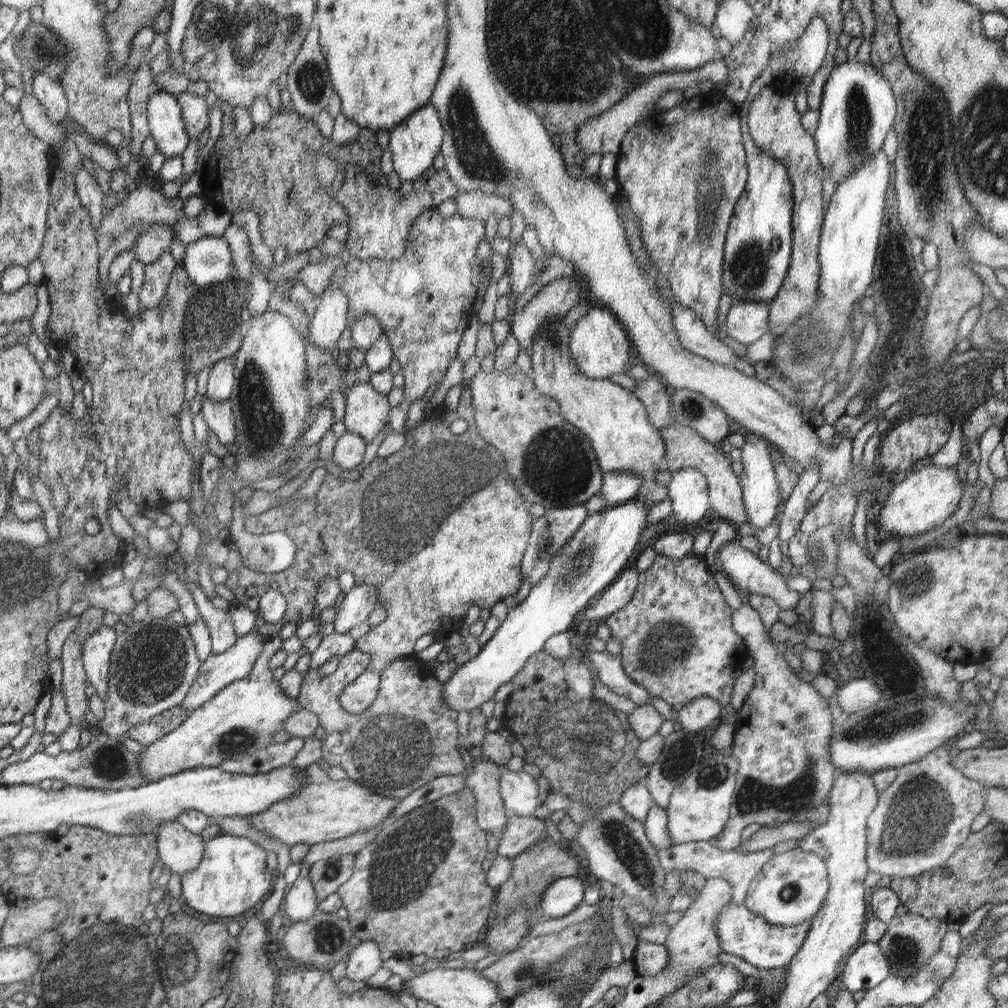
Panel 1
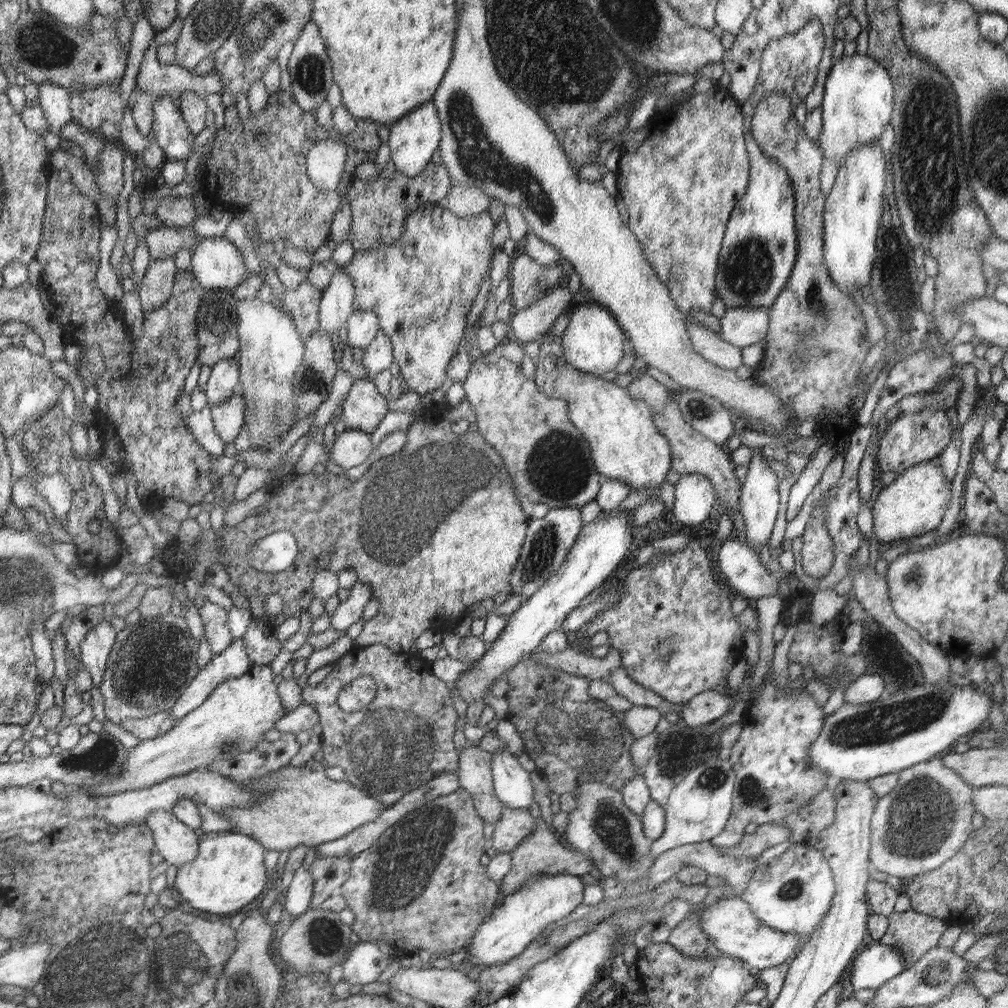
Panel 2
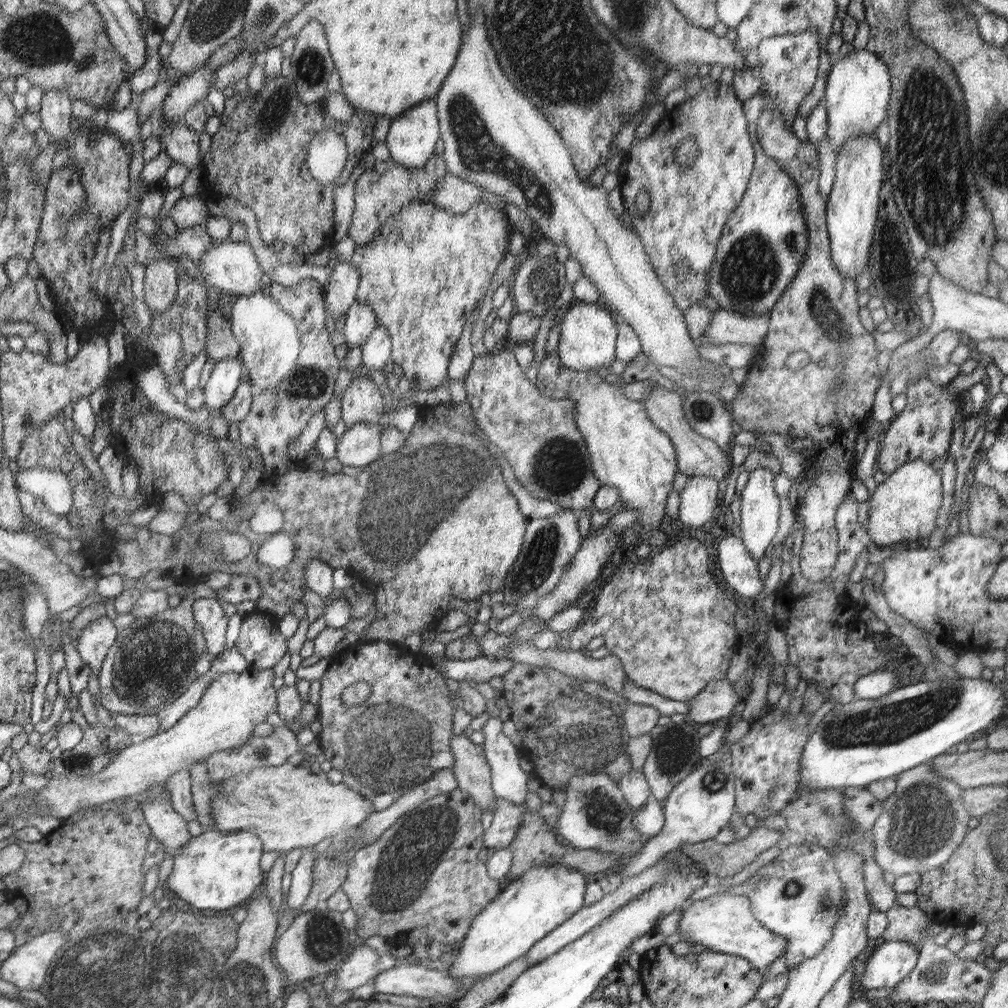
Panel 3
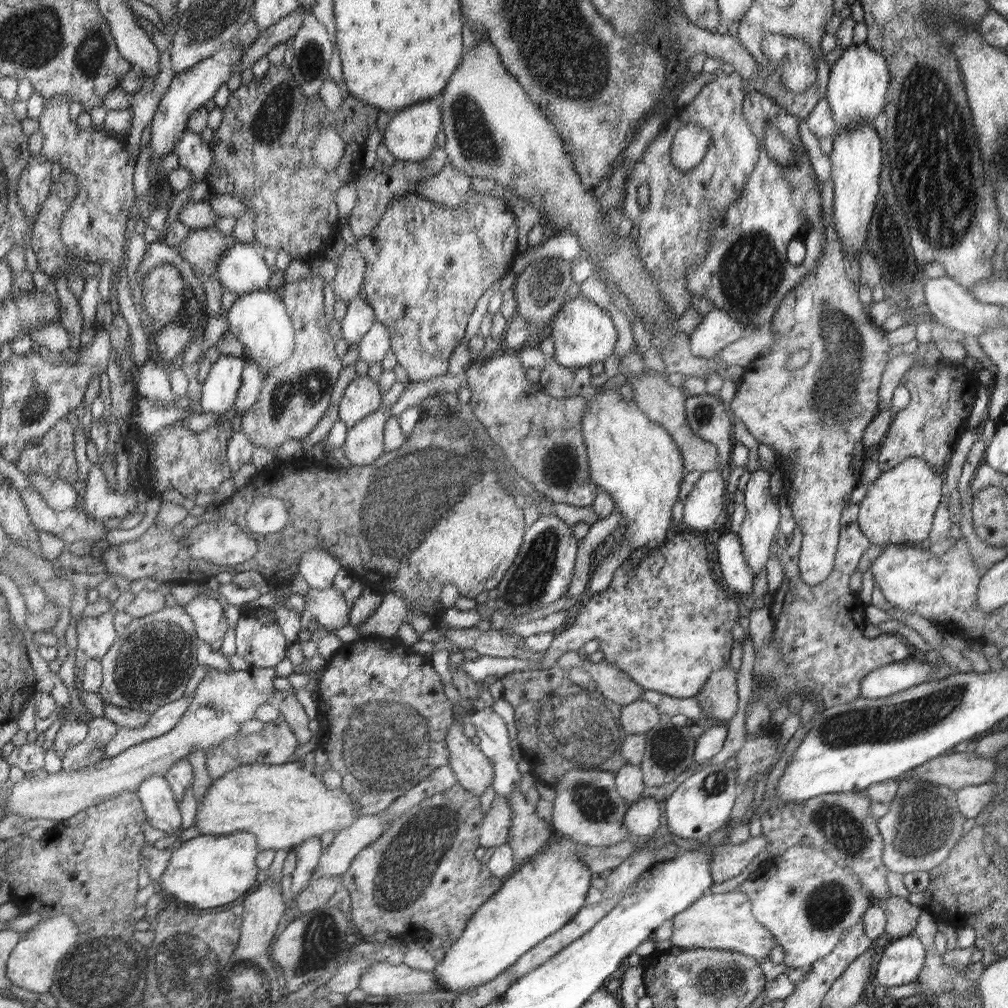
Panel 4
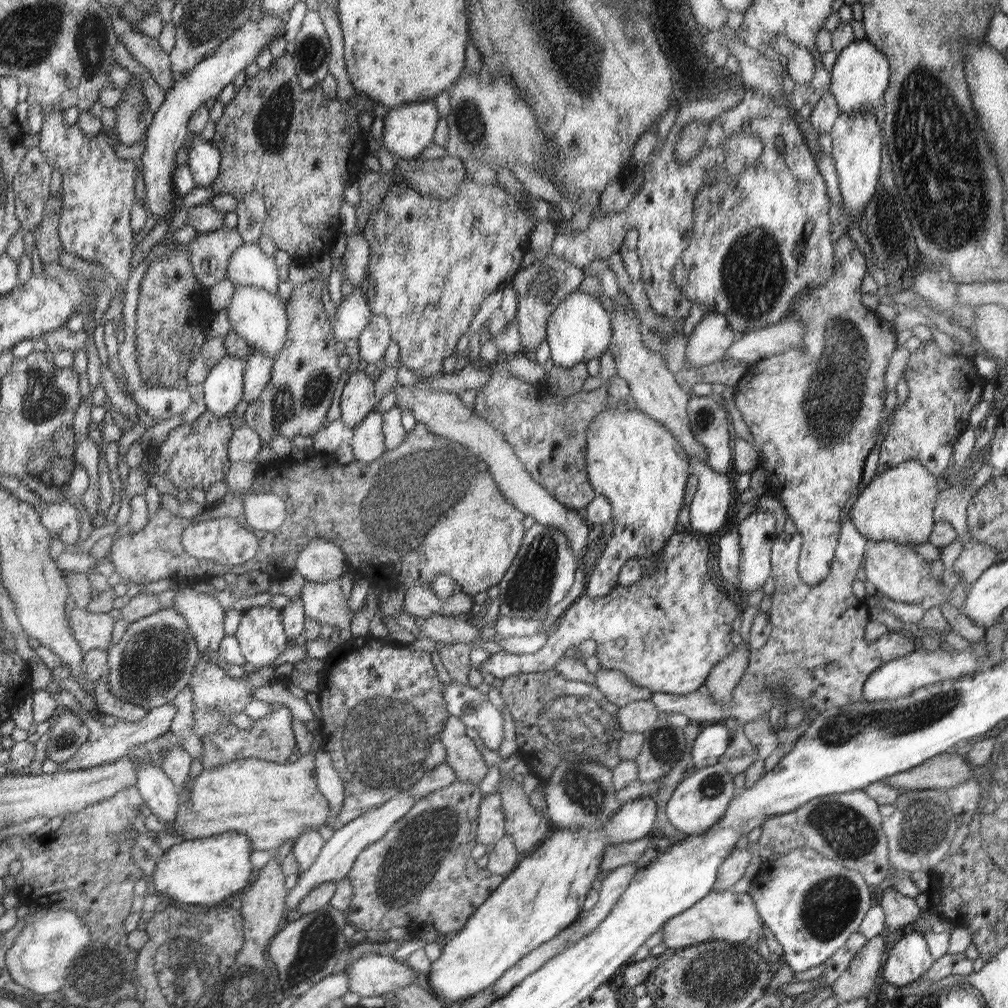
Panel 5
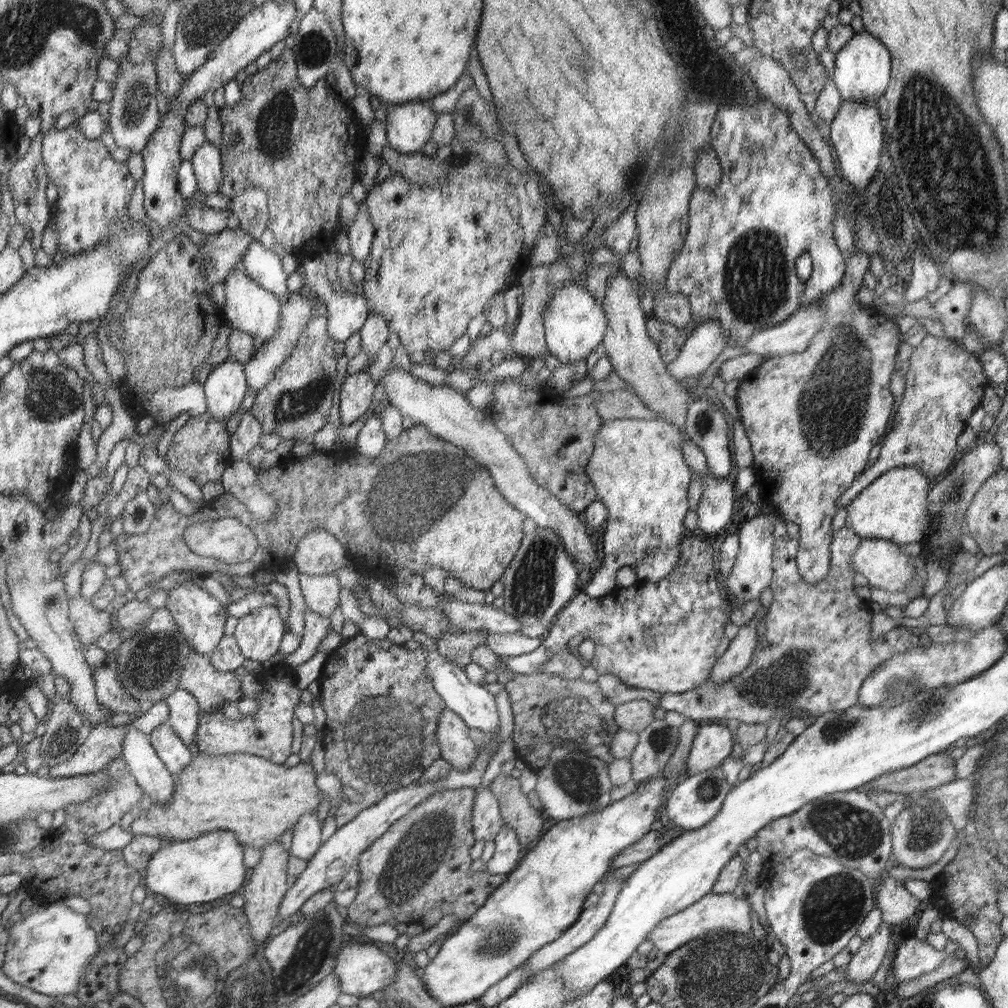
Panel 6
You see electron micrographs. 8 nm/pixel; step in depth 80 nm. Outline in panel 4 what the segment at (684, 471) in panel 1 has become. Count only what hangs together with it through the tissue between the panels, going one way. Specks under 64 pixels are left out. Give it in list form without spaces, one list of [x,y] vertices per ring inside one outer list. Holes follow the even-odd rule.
[[[709,470],[701,474],[700,479],[696,482],[696,486],[691,489],[684,501],[679,513],[679,519],[684,522],[688,528],[696,528],[698,532],[714,526],[714,520],[718,520],[720,515],[724,514],[725,506],[724,492],[727,488],[726,472],[722,470]]]

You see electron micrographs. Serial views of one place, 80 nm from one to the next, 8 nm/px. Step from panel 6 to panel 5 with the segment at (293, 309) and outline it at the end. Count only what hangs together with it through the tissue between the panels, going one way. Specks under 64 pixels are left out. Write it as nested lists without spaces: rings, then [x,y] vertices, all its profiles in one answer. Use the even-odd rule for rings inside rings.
[[[252,352],[247,358],[243,372],[243,400],[248,403],[258,400],[270,380],[275,357],[268,357],[262,352]]]

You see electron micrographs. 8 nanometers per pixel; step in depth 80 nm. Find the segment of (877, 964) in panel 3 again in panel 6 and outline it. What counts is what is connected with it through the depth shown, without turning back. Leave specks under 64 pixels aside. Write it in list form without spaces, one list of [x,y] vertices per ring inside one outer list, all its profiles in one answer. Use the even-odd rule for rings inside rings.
[[[911,937],[901,942],[895,950],[896,958],[892,960],[890,971],[896,982],[904,982],[918,975],[933,971],[942,966],[954,955],[945,950],[936,950],[926,941]]]

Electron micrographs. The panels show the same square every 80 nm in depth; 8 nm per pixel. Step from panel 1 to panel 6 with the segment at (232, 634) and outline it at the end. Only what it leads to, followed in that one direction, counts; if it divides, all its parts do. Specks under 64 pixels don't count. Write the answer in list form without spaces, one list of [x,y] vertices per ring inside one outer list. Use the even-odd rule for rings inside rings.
[[[183,575],[182,580],[170,591],[166,606],[173,619],[177,623],[182,636],[193,646],[193,650],[198,654],[209,657],[212,651],[218,646],[220,638],[224,636],[224,626],[228,620],[228,611],[222,602],[218,602],[215,597],[202,589],[199,584],[191,580],[187,575]]]

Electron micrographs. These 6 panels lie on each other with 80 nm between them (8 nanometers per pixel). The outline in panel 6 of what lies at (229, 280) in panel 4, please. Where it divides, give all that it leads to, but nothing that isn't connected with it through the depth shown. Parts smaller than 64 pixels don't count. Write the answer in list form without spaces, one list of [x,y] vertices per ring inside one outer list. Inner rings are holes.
[[[259,241],[254,242],[246,250],[246,256],[240,260],[237,268],[246,271],[250,279],[260,284],[266,291],[272,291],[282,300],[289,294],[286,290],[288,276],[284,274],[282,260]]]

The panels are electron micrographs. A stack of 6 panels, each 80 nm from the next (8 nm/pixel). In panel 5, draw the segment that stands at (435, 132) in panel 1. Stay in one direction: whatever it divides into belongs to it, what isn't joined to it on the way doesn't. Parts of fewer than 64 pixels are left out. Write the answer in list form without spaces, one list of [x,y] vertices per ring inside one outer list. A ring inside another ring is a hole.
[[[434,100],[390,108],[383,118],[382,144],[397,158],[420,157],[433,144],[440,117]]]

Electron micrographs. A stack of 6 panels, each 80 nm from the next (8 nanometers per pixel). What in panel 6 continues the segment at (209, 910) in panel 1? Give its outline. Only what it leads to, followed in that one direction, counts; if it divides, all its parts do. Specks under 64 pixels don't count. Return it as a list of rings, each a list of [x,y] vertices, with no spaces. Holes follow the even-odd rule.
[[[214,830],[192,840],[162,843],[148,862],[147,890],[162,894],[171,904],[208,904],[224,894],[232,896],[246,878],[244,848],[237,834],[228,830]]]

